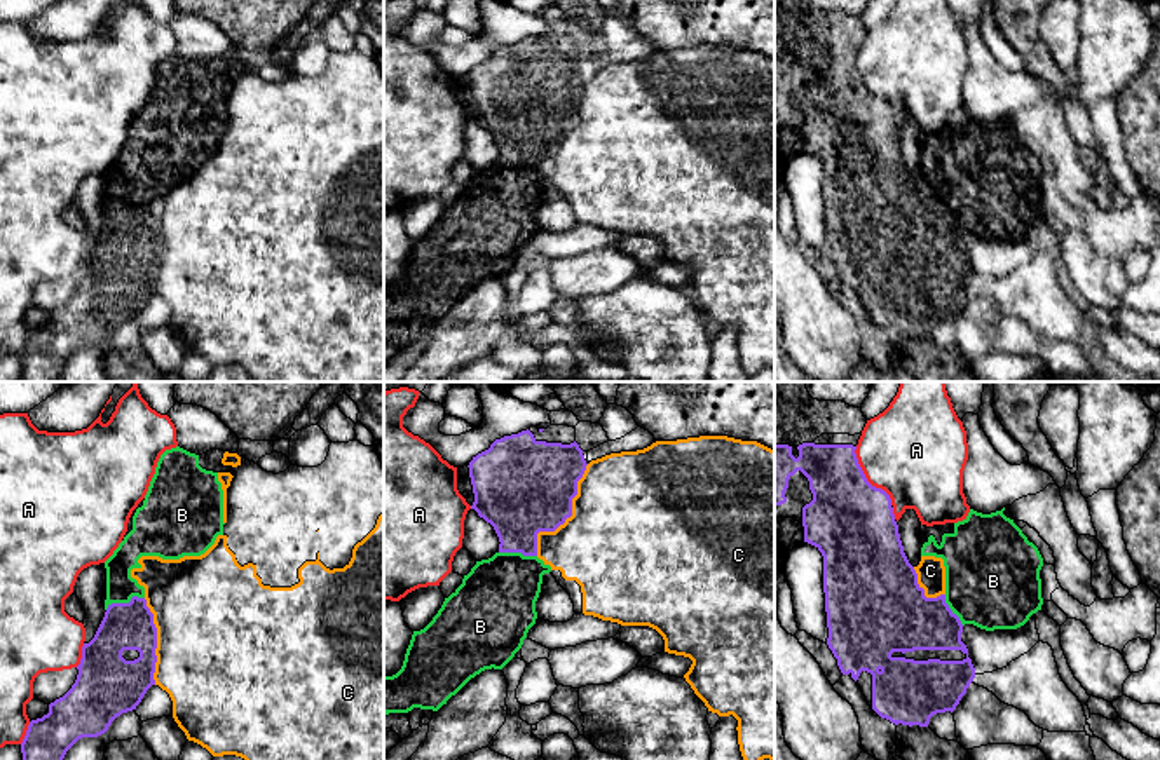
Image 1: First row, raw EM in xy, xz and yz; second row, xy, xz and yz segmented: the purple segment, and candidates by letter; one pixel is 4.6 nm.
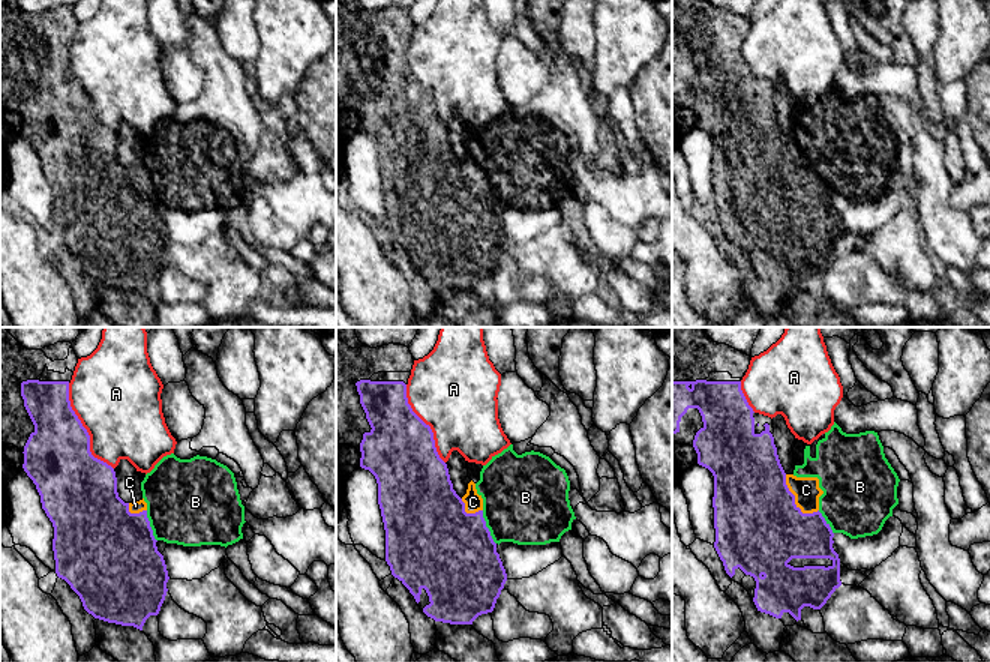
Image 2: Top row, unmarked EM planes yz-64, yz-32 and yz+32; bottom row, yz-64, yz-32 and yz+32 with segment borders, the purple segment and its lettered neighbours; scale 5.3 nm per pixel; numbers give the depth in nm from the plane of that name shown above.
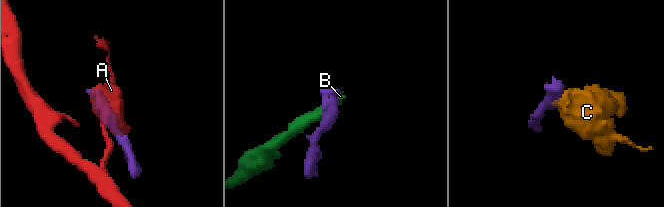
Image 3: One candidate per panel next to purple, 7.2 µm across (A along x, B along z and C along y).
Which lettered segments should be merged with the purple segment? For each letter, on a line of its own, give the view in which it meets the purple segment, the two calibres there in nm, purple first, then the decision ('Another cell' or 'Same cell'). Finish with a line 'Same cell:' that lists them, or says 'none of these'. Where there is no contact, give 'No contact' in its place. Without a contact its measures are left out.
A: Touches purple in yz. Thickness 400 nm (purple) against 440 nm. Another cell
B: Touches purple in xy. Thickness 220 nm (purple) against 140 nm. Another cell
C: Touches purple in xz. Thickness 440 nm (purple) against 480 nm. Another cell
Same cell: none of these

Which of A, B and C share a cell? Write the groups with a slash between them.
A / B / C

